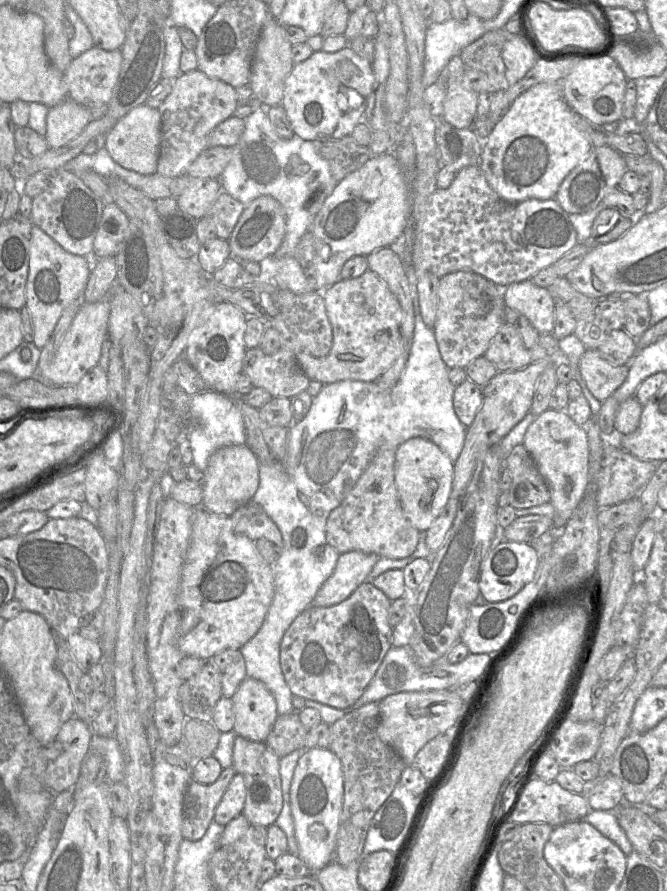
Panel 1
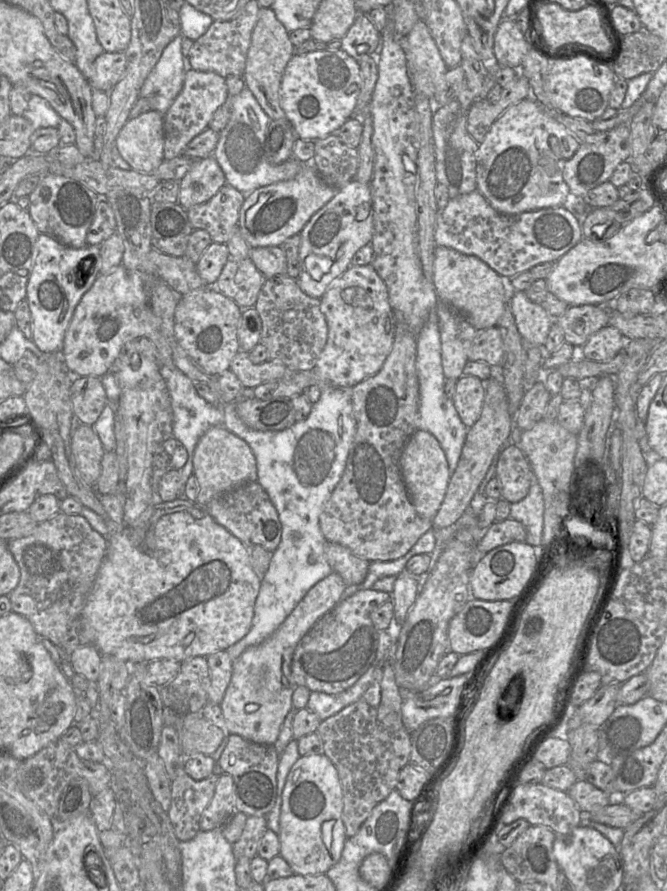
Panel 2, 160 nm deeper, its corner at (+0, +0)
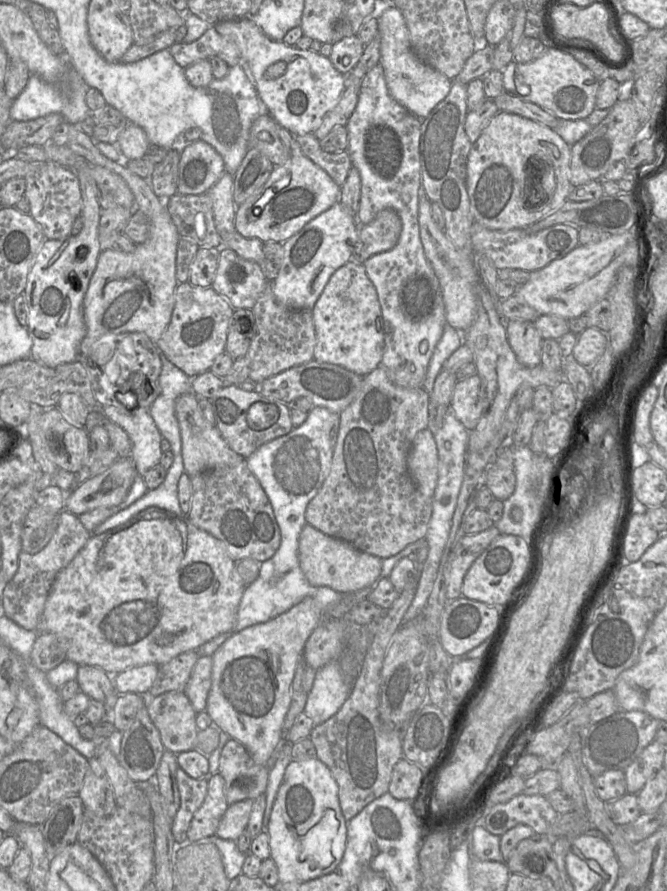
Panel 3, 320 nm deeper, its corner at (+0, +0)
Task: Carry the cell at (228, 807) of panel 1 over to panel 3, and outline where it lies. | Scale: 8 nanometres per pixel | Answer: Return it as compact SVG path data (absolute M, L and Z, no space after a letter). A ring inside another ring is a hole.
M217 773L208 776L206 797L195 812L187 831L187 840L197 842L213 836L229 804L224 794L224 779Z

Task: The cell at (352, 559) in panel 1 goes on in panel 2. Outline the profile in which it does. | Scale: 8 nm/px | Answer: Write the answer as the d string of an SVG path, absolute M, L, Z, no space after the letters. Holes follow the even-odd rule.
M332 571L307 592L268 639L247 648L233 660L231 680L219 704L230 734L257 744L273 745L276 742L286 715L293 710L292 694L297 686L291 673L294 651L316 622L341 601L346 587L341 575Z

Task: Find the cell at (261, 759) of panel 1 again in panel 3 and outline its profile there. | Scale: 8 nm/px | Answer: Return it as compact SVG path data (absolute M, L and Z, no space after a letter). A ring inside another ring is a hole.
M230 738L219 759L218 773L224 779L224 794L229 805L245 800L255 800L265 794L270 768L257 764L246 747Z

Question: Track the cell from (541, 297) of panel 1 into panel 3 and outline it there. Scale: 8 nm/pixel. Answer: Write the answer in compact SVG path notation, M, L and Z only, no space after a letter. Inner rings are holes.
M507 321L505 324L509 345L518 361L527 367L540 365L543 339L534 323L530 321Z

